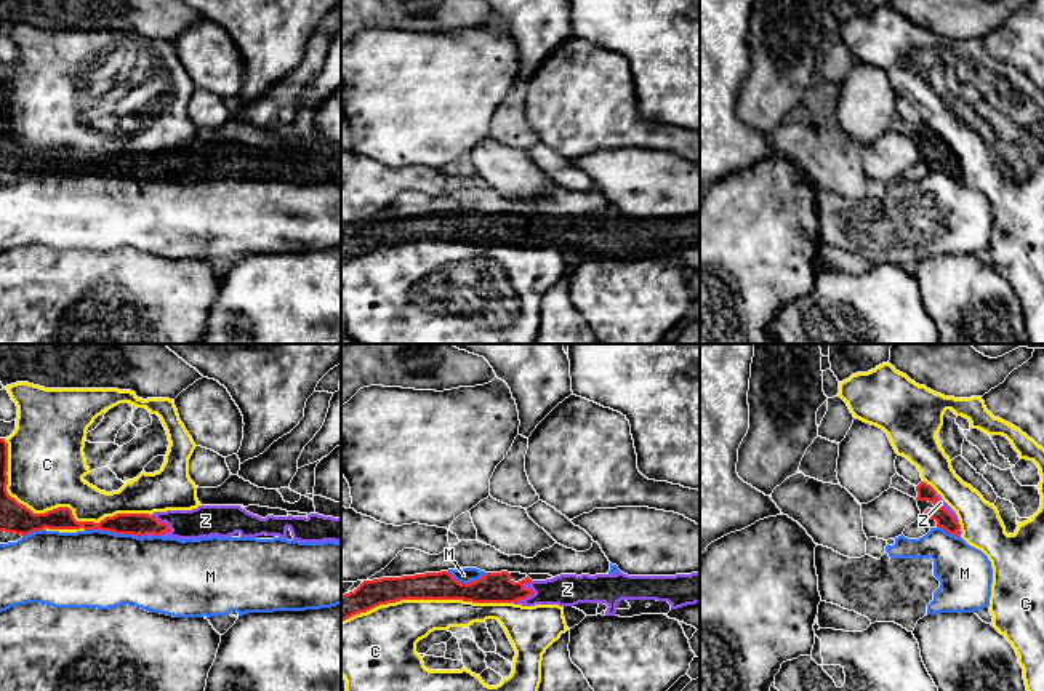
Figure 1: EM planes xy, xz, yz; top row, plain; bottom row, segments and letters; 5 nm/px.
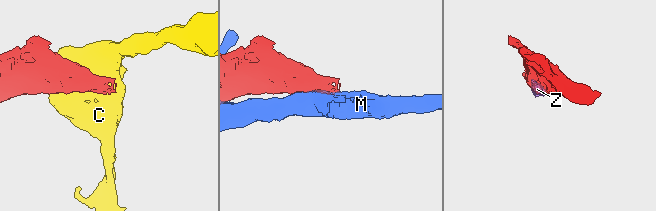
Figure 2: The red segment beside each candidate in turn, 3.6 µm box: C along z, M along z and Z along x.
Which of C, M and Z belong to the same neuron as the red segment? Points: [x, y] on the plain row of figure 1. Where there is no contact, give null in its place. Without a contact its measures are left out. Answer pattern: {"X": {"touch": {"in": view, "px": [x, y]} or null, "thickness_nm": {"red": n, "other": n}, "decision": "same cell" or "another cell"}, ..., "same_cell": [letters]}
{"C": {"touch": {"in": "xy", "px": [55, 151]}, "thickness_nm": {"red": 150, "other": 380}, "decision": "another cell"}, "M": {"touch": {"in": "xy", "px": [116, 175]}, "thickness_nm": {"red": 120, "other": 380}, "decision": "another cell"}, "Z": {"touch": {"in": "xz", "px": [532, 235]}, "thickness_nm": {"red": 160, "other": 160}, "decision": "same cell"}, "same_cell": ["Z"]}

